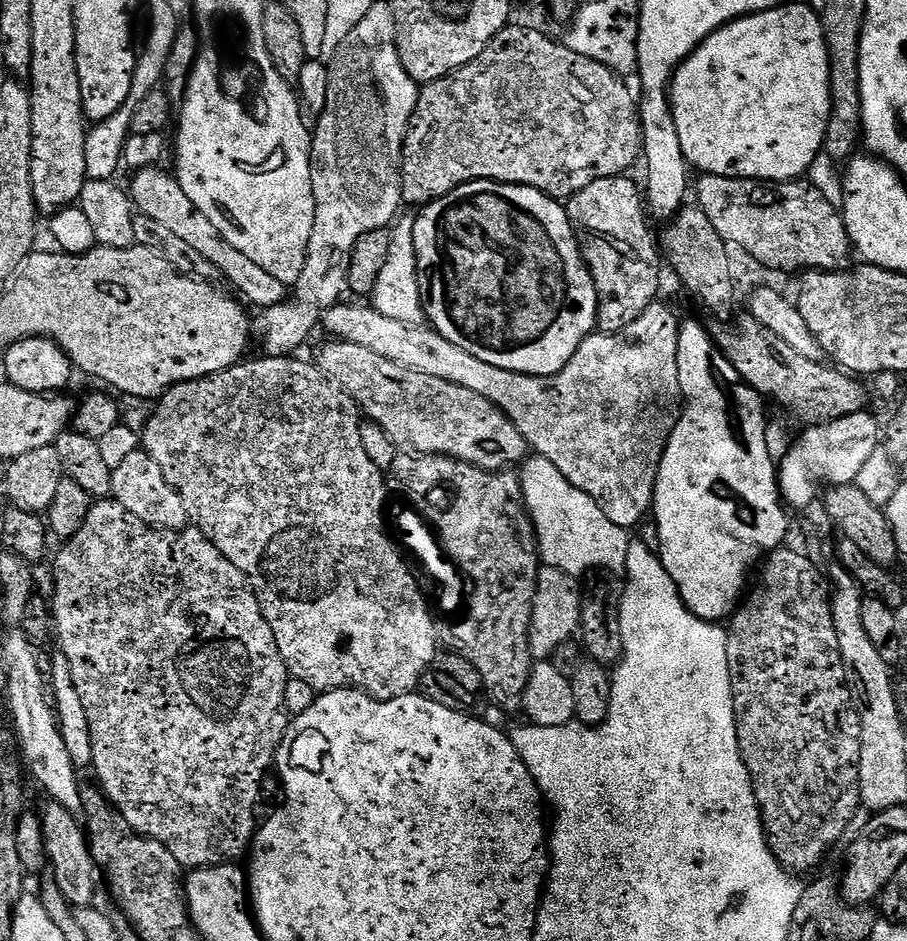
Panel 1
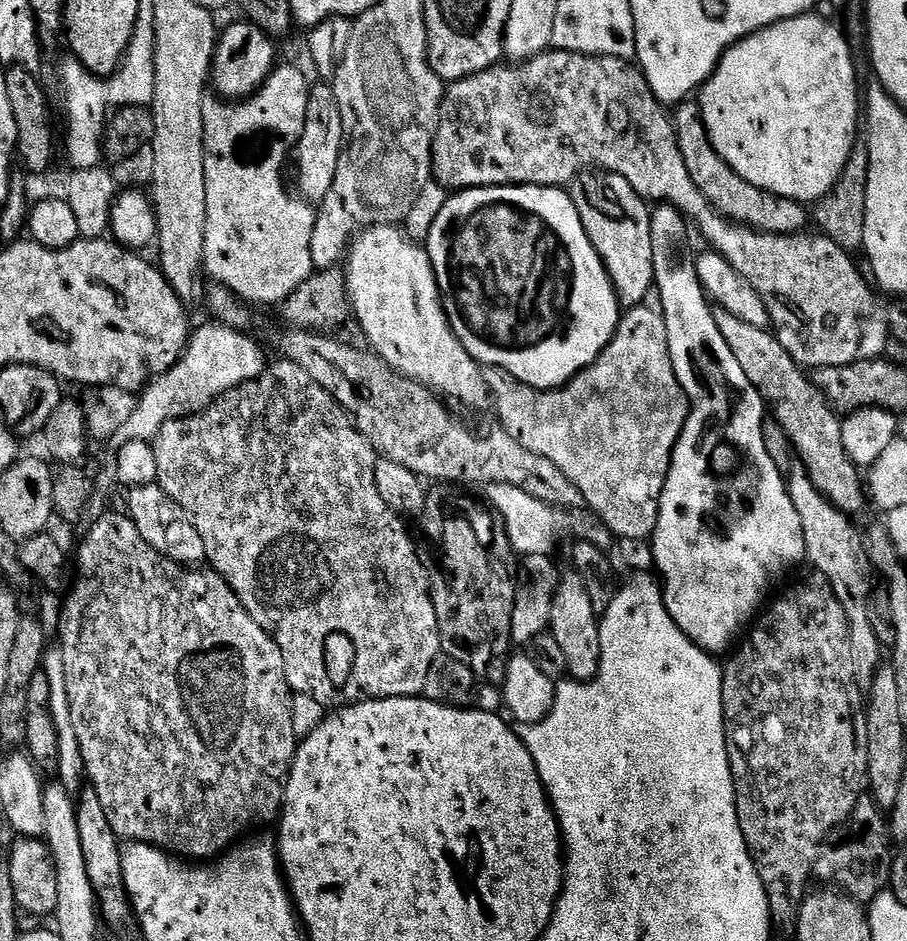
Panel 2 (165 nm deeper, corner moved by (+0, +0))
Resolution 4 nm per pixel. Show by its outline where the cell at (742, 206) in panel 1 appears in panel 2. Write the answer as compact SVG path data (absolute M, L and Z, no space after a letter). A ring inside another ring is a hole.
M689 98L684 103L675 105L670 119L676 133L676 145L682 154L682 162L686 162L686 170L694 186L702 190L706 202L710 202L710 206L714 206L719 215L737 224L755 228L757 232L769 232L779 236L796 234L803 229L800 228L804 224L803 203L787 200L746 182L746 178L737 174L718 154L718 150L714 150L704 125L702 110L695 99Z

